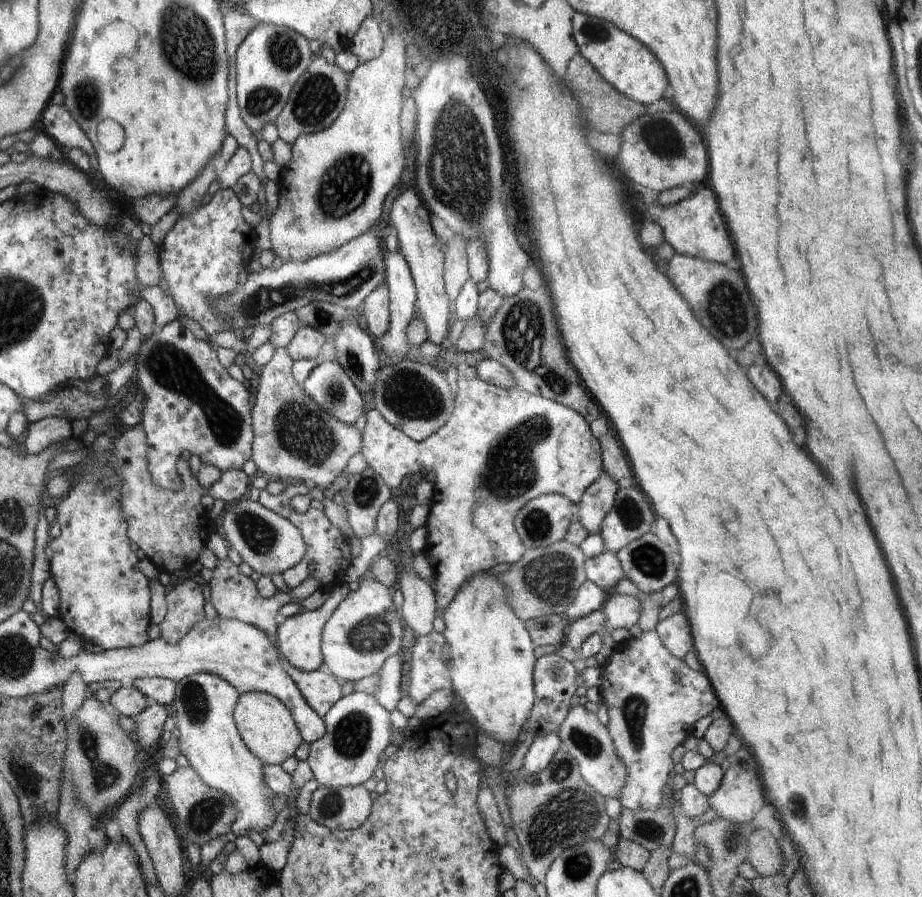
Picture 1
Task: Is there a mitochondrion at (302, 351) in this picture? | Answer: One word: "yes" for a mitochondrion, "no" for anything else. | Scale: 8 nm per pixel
no

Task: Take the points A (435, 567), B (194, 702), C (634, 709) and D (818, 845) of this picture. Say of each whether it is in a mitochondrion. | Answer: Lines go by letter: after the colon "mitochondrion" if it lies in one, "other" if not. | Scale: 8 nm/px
A: other
B: mitochondrion
C: mitochondrion
D: other

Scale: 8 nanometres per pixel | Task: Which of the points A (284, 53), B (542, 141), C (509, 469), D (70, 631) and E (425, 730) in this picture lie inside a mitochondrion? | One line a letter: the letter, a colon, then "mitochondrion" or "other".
A: mitochondrion
B: other
C: mitochondrion
D: other
E: other

